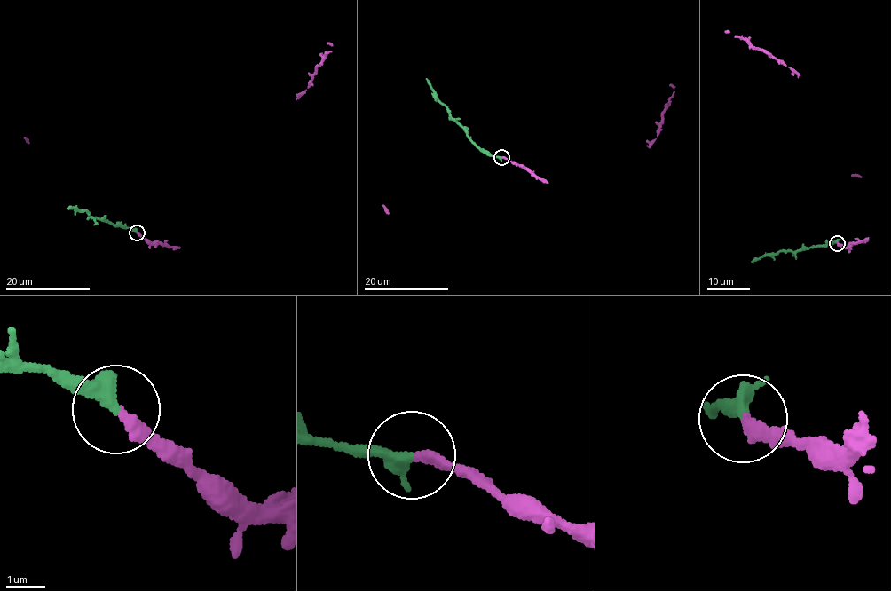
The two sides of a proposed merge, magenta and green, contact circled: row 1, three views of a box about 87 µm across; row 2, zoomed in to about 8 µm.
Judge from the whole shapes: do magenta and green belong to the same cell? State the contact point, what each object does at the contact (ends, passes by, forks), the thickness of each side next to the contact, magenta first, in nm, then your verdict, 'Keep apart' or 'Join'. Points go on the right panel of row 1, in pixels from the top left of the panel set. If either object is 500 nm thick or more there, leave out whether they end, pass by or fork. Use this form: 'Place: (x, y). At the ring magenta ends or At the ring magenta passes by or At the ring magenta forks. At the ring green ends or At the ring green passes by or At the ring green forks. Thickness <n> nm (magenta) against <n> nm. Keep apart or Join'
Place: (837, 243). At the ring magenta ends. At the ring green passes by. Thickness 300 nm (magenta) against 280 nm. Join

